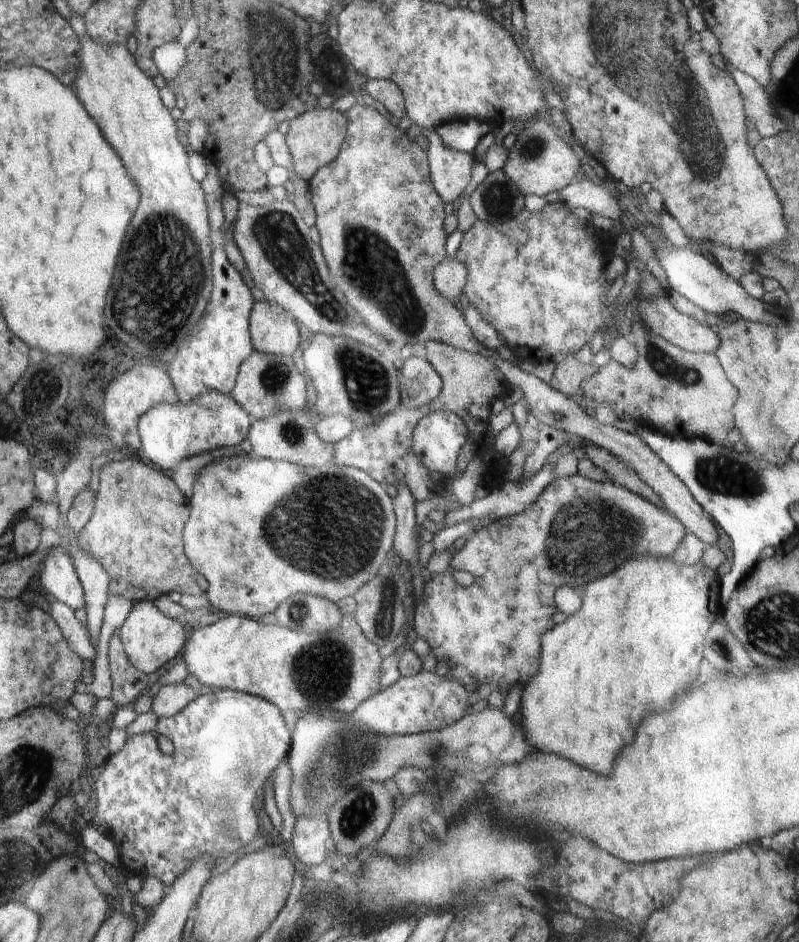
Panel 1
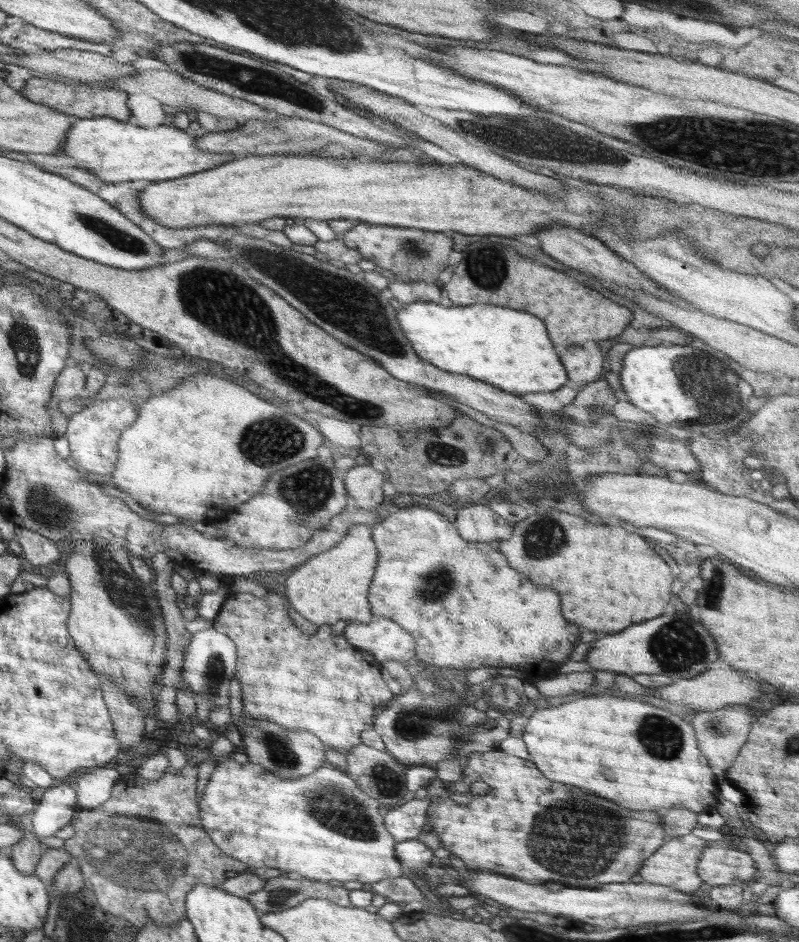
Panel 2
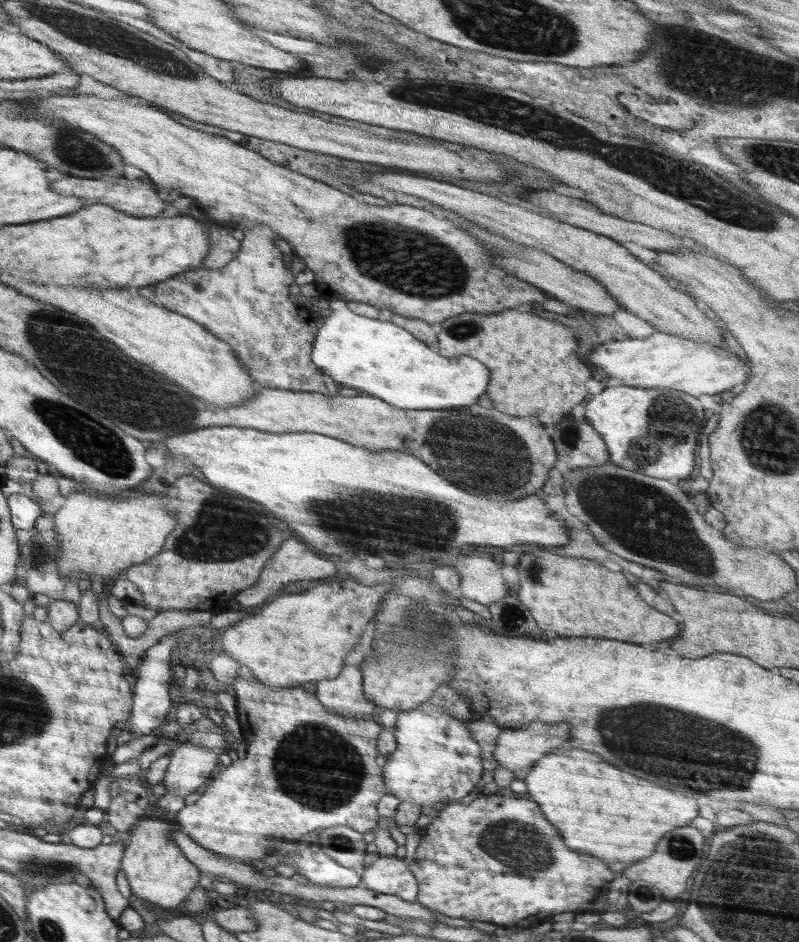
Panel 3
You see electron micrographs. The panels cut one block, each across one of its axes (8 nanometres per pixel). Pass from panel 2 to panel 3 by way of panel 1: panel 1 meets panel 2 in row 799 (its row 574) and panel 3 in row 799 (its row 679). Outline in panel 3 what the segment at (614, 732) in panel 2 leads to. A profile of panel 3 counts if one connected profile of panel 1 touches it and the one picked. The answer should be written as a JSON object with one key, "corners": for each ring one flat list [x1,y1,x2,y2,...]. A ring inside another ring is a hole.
{"corners":[[566,742,566,746,558,750,548,752,544,758,538,759,527,773,524,782,525,795,534,798,534,802,540,804,540,810,544,812,546,820,558,826,558,830,562,830,562,838,568,848,584,850,606,862,634,864,640,858,648,858,654,852,658,840,666,832,690,824,699,814,696,796,688,798,682,794,674,794,668,788,660,788,648,780,626,774,614,768,612,764,608,764,598,754,582,748,574,748,570,742]]}

